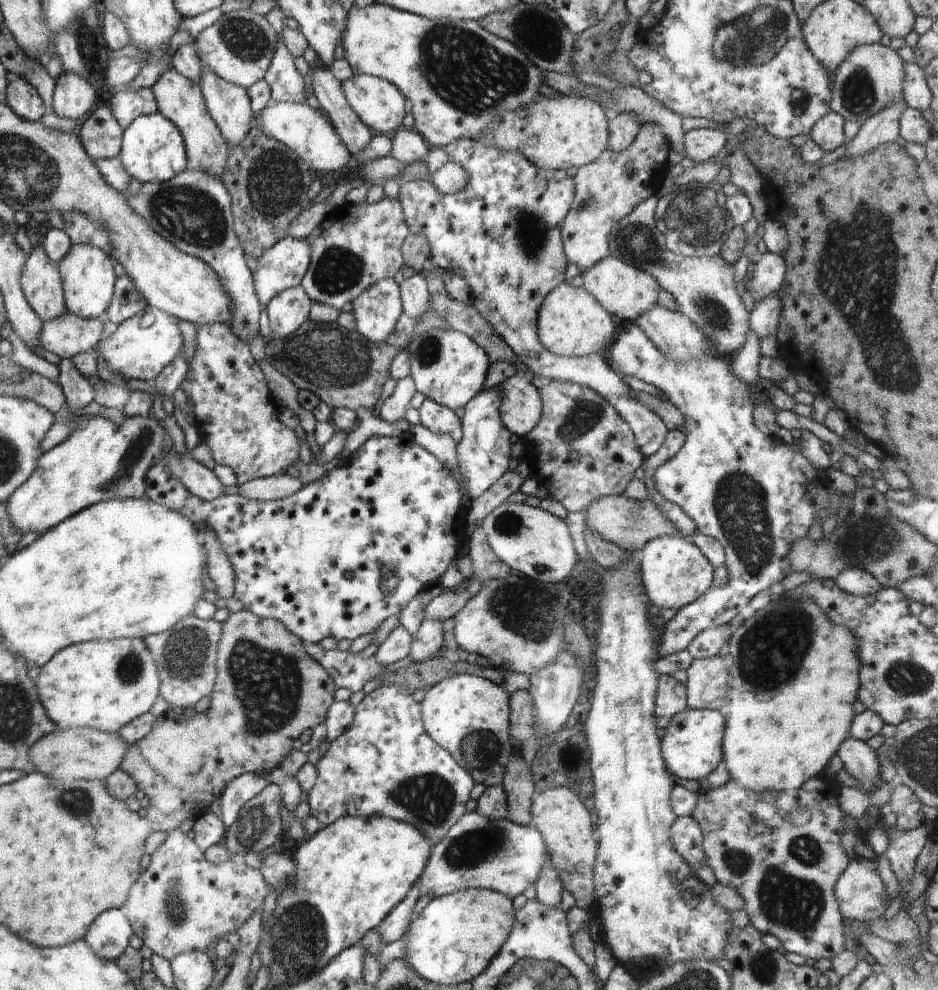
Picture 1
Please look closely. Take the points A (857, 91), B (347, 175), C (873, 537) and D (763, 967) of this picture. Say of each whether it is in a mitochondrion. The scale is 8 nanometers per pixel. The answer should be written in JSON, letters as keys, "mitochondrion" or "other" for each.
{"A":"mitochondrion","B":"other","C":"mitochondrion","D":"mitochondrion"}

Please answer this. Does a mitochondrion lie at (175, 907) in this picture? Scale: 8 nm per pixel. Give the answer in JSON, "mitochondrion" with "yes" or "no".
{"mitochondrion":"yes"}

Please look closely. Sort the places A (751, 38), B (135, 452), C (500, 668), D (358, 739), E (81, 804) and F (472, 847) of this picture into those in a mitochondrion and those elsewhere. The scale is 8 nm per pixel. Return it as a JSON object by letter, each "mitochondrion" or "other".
{"A":"mitochondrion","B":"mitochondrion","C":"other","D":"other","E":"mitochondrion","F":"mitochondrion"}

